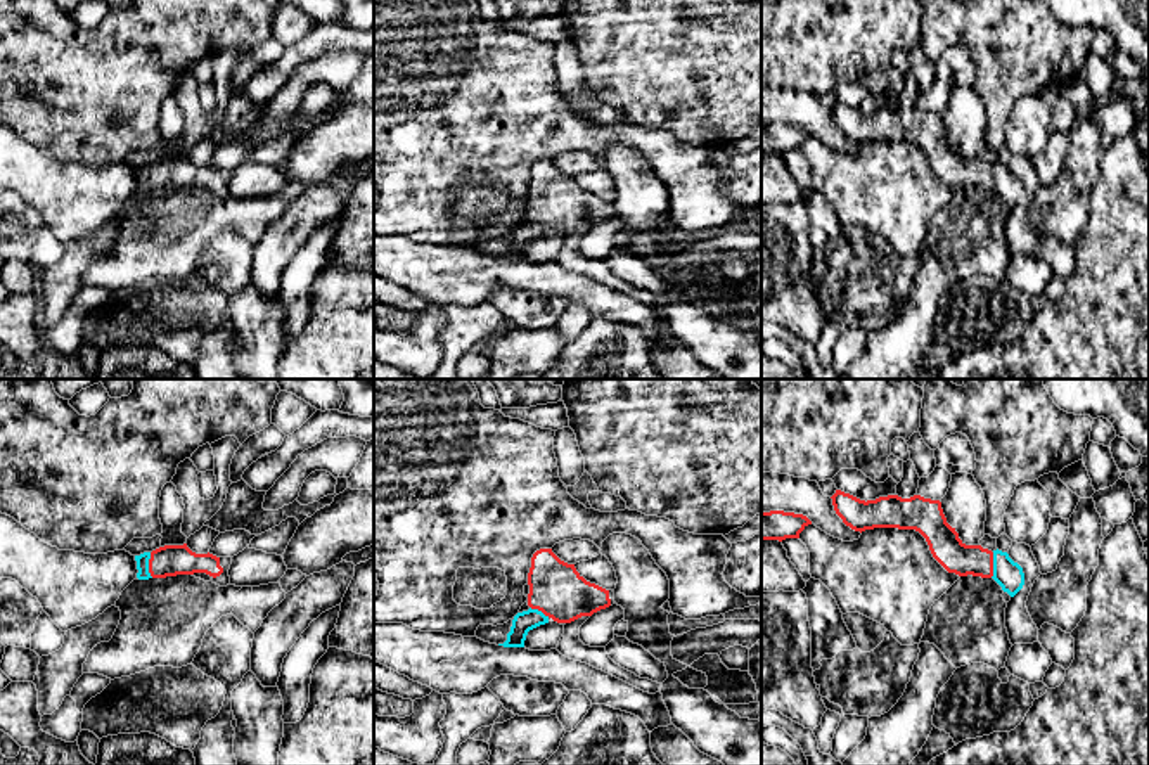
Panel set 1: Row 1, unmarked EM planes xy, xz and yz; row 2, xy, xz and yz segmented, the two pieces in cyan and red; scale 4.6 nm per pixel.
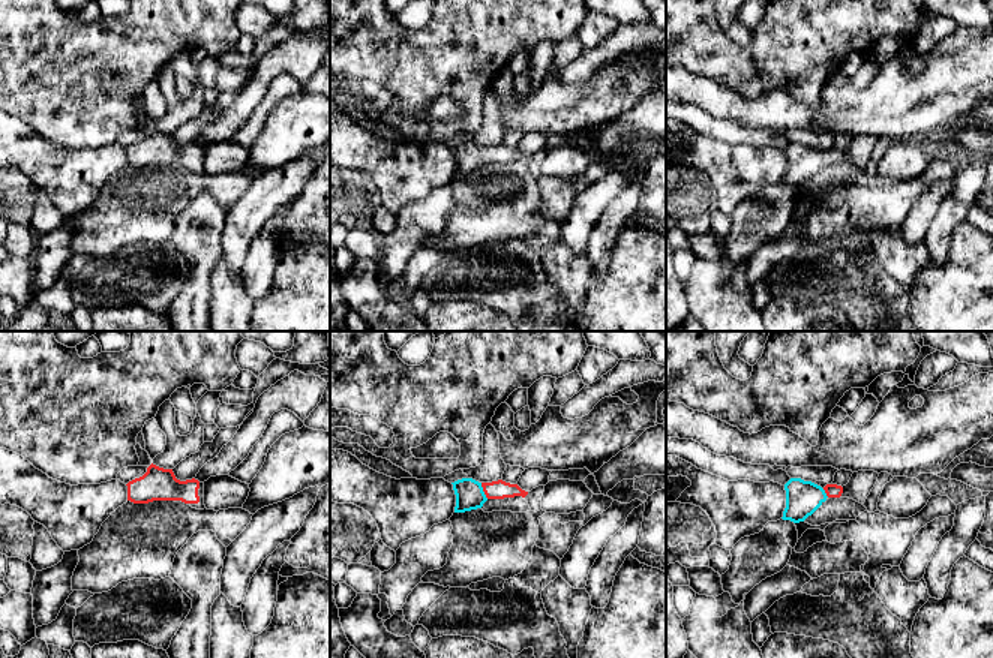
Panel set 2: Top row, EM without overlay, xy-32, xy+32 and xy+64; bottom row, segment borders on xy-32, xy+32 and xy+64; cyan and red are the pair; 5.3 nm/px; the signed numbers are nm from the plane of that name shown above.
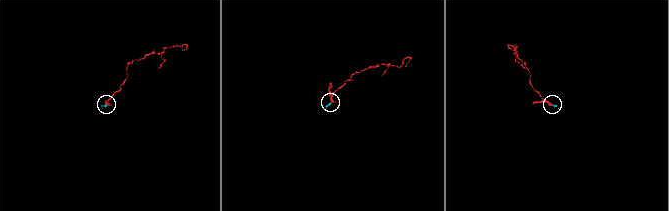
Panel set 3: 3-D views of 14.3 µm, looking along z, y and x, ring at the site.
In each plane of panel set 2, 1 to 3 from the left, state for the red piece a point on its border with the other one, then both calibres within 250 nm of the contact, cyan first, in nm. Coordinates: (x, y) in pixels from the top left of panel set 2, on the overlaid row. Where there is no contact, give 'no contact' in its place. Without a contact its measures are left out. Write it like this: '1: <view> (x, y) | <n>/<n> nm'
1: no contact
2: xy+32 (482, 490) | 150/100 nm
3: xy+64 (825, 493) | 190/80 nm

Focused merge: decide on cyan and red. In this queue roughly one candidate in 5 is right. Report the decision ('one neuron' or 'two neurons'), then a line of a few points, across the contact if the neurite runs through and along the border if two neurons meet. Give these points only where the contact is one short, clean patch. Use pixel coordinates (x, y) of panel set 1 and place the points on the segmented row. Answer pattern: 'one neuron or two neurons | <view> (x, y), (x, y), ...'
one neuron | xy (142, 561), (147, 565), (172, 559)

